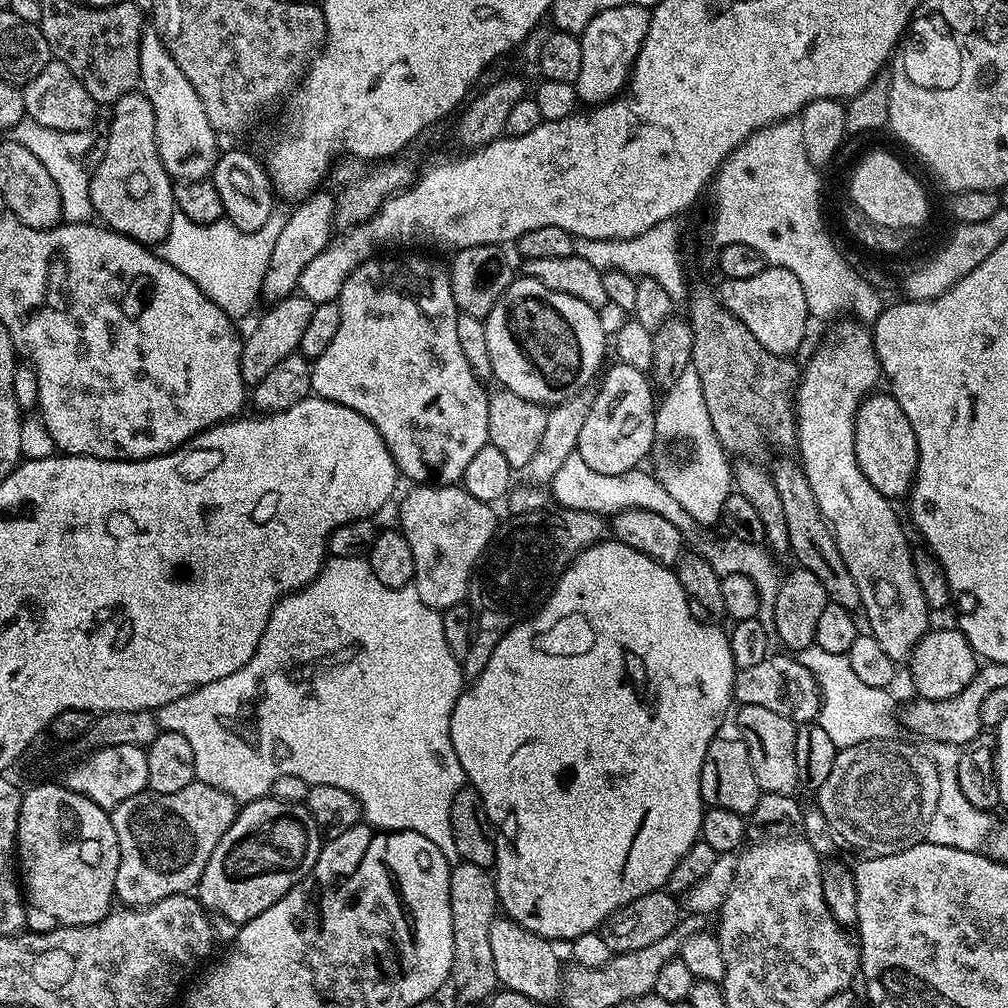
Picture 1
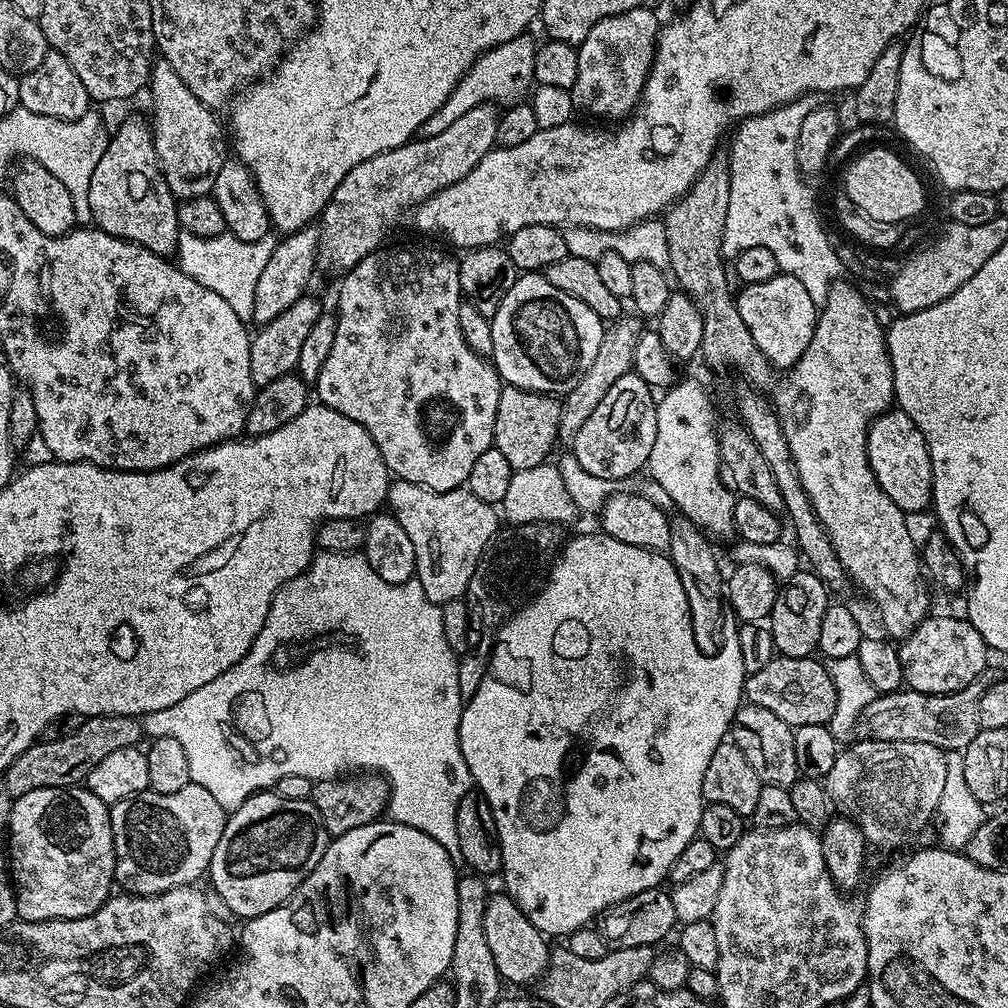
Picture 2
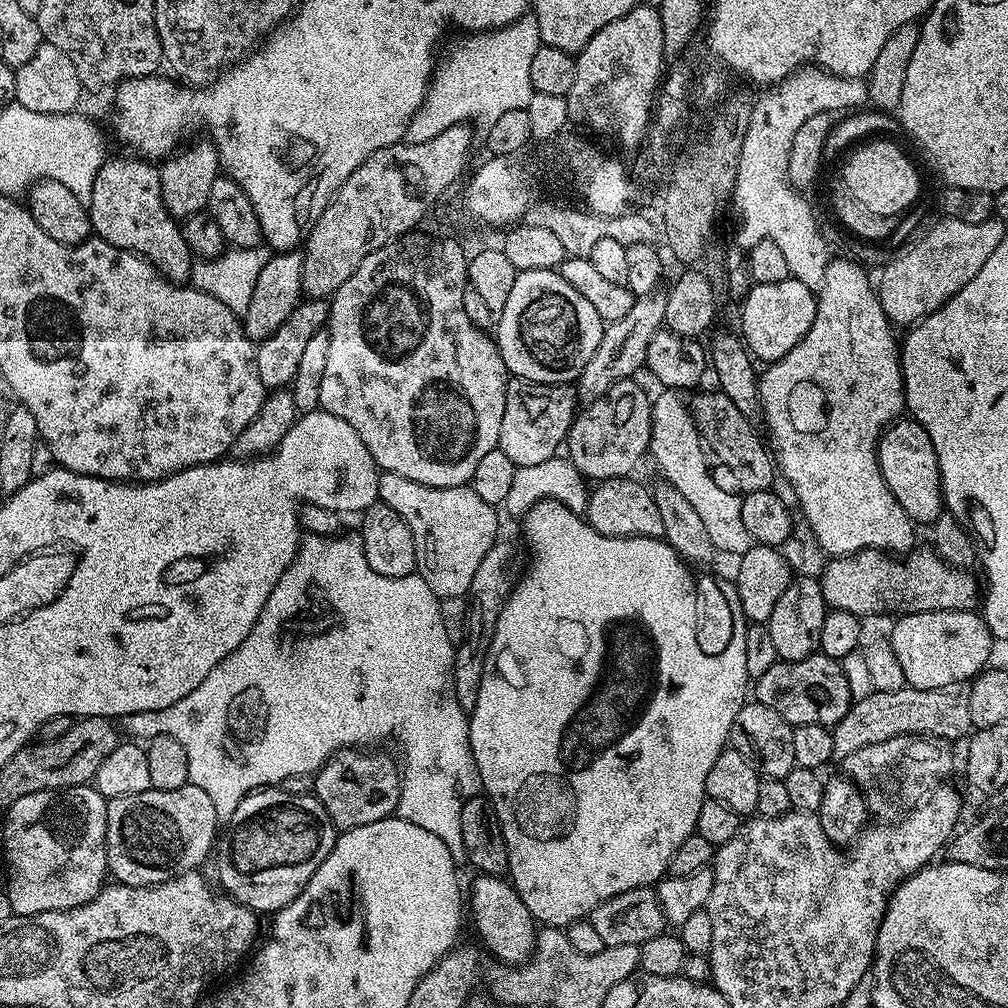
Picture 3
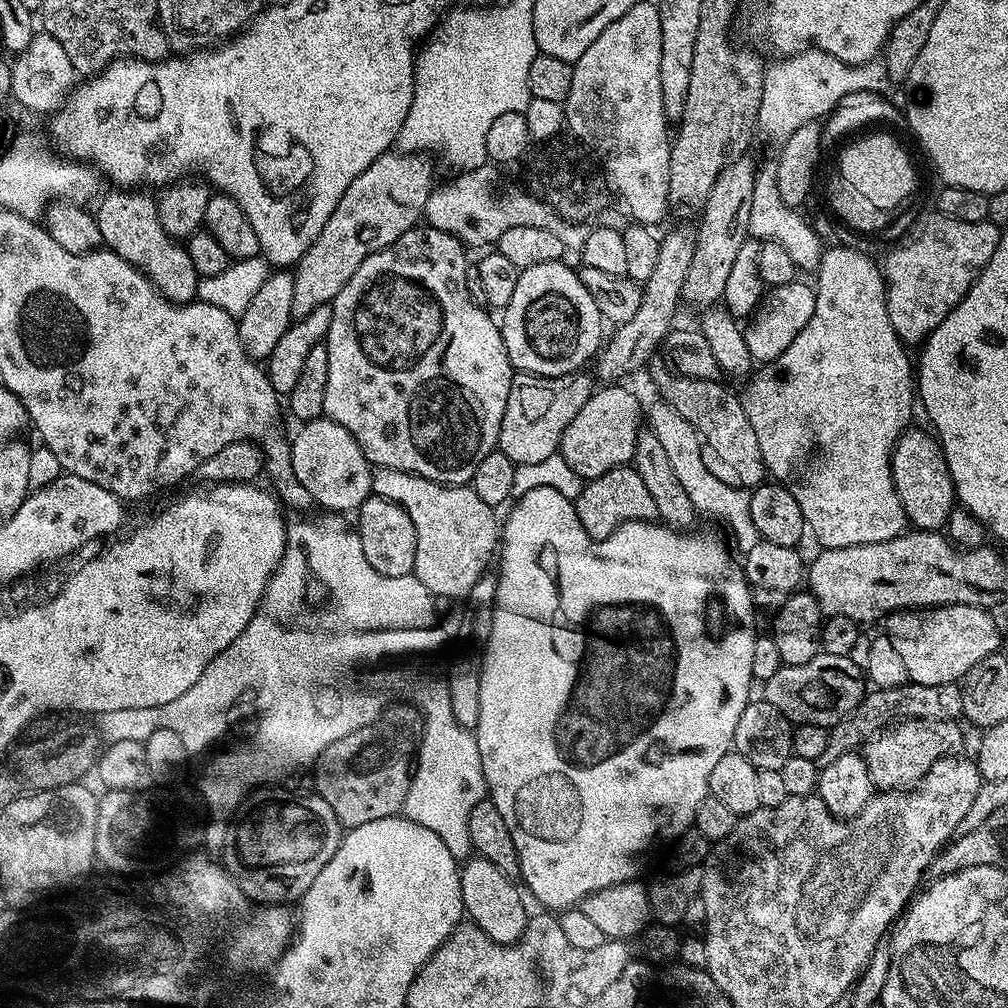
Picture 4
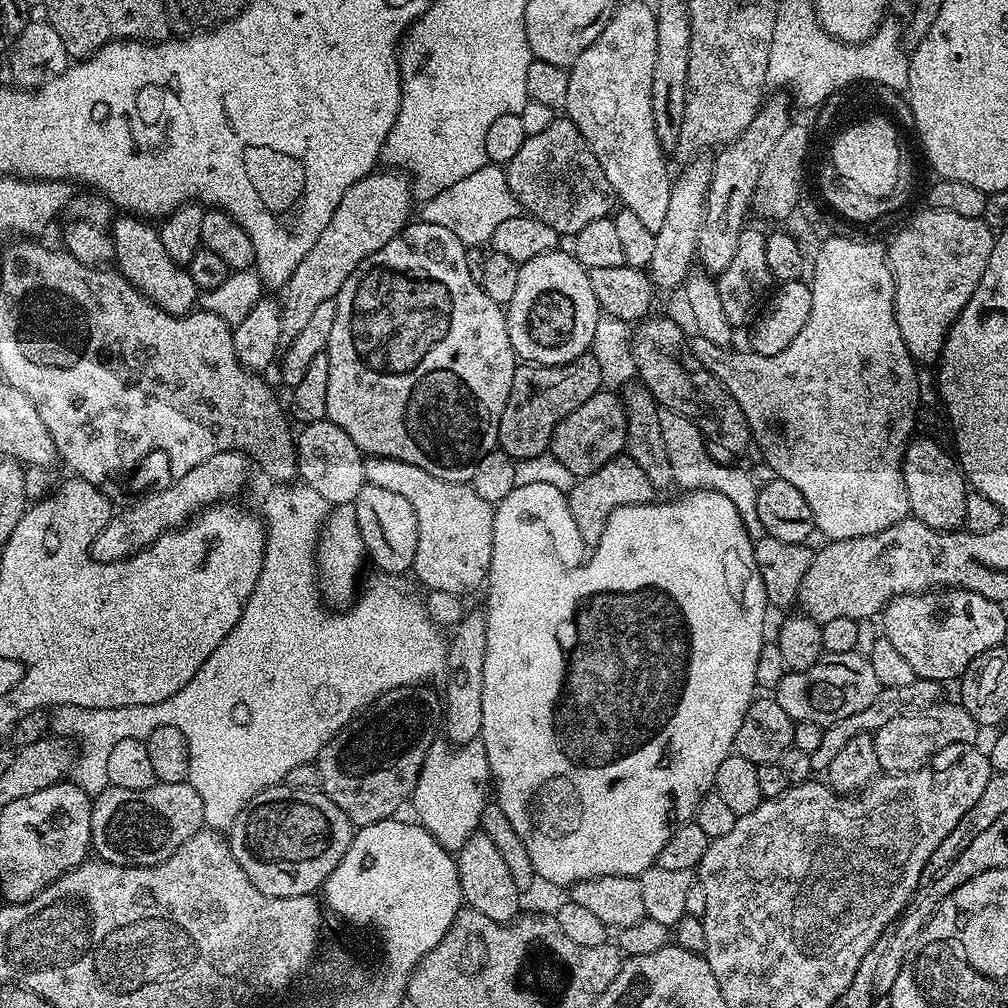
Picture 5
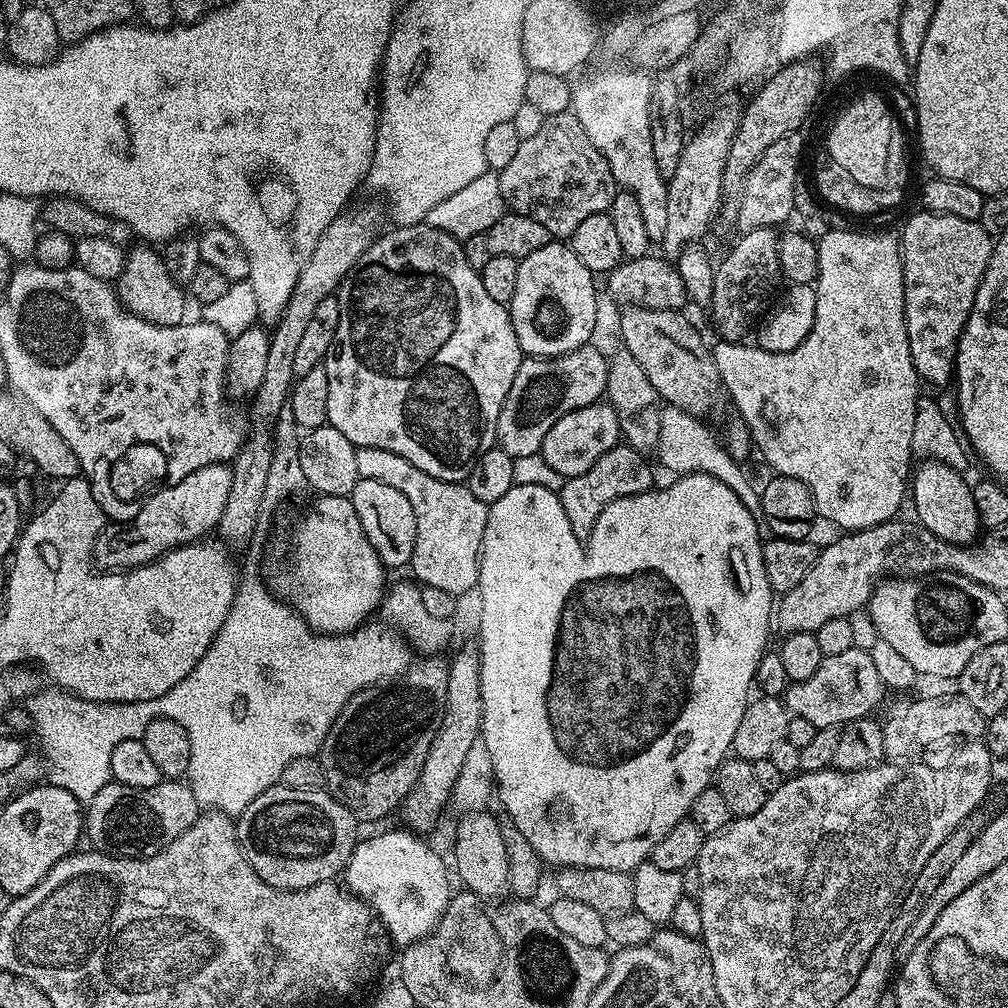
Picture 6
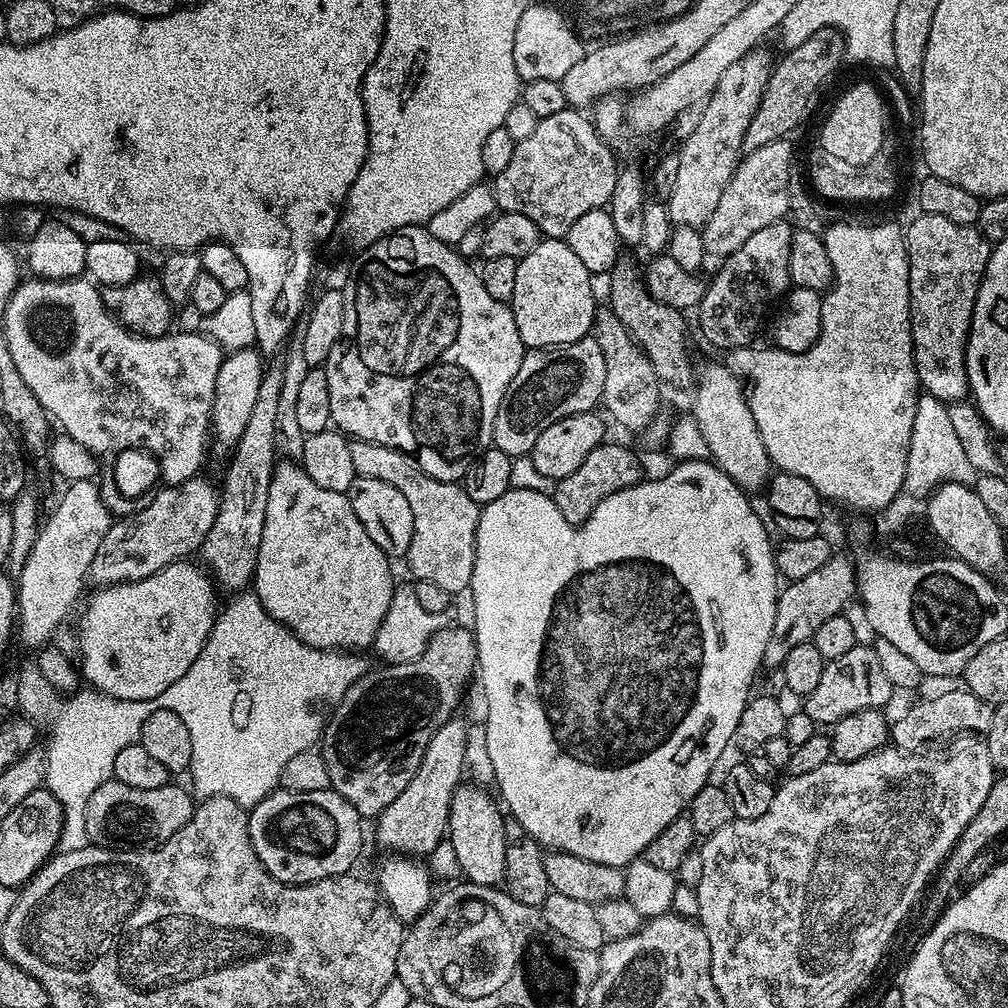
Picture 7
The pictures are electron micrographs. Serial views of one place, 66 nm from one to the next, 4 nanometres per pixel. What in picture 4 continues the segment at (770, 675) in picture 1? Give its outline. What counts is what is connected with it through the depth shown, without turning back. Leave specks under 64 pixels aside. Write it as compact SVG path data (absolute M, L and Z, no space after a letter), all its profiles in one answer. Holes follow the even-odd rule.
M821 652L802 666L783 665L774 678L763 681L762 688L763 699L770 701L793 725L817 724L831 729L839 720L845 720L864 699L866 680L861 665L853 662L851 656Z

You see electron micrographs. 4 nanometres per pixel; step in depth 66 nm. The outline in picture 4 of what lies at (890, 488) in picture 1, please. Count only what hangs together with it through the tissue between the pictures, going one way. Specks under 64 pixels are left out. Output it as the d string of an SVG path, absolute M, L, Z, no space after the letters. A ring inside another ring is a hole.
M909 426L892 451L892 477L898 498L904 507L909 525L920 530L940 530L947 525L948 516L957 507L956 484L950 478L940 441L931 431Z

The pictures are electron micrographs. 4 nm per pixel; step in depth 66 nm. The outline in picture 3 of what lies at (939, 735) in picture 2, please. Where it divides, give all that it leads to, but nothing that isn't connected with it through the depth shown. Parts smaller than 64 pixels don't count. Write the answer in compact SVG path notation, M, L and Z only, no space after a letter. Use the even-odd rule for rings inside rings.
M905 686L902 690L889 692L871 692L868 696L859 697L848 712L831 729L834 750L832 759L843 762L854 750L862 750L862 746L874 746L874 742L886 742L899 736L926 736L940 742L963 741L973 731L970 718L970 702L963 691L952 688L935 688L934 690L918 690Z

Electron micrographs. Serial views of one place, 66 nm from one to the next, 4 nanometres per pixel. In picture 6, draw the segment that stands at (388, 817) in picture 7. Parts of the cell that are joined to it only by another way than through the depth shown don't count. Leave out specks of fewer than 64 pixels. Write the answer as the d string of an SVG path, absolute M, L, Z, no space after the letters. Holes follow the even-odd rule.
M479 643L464 644L452 660L447 661L448 682L446 686L446 710L436 731L434 742L428 751L426 762L420 771L418 782L410 790L402 805L404 820L409 829L417 834L428 834L440 820L440 811L449 807L452 787L462 772L462 762L470 754L470 746L481 739L484 711L482 710L482 686L480 685L480 646Z

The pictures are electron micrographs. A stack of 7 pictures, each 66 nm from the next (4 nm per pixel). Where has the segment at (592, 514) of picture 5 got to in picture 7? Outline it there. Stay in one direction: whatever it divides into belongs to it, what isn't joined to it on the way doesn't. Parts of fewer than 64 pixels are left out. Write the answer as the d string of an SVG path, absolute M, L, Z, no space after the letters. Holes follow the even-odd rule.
M605 442L590 450L590 455L582 461L582 466L578 466L578 470L566 474L566 478L557 480L556 489L551 497L558 510L562 510L562 518L566 518L566 522L583 526L586 518L594 514L594 506L598 506L602 498L610 498L610 494L626 490L640 483L641 479L639 458L624 444Z

